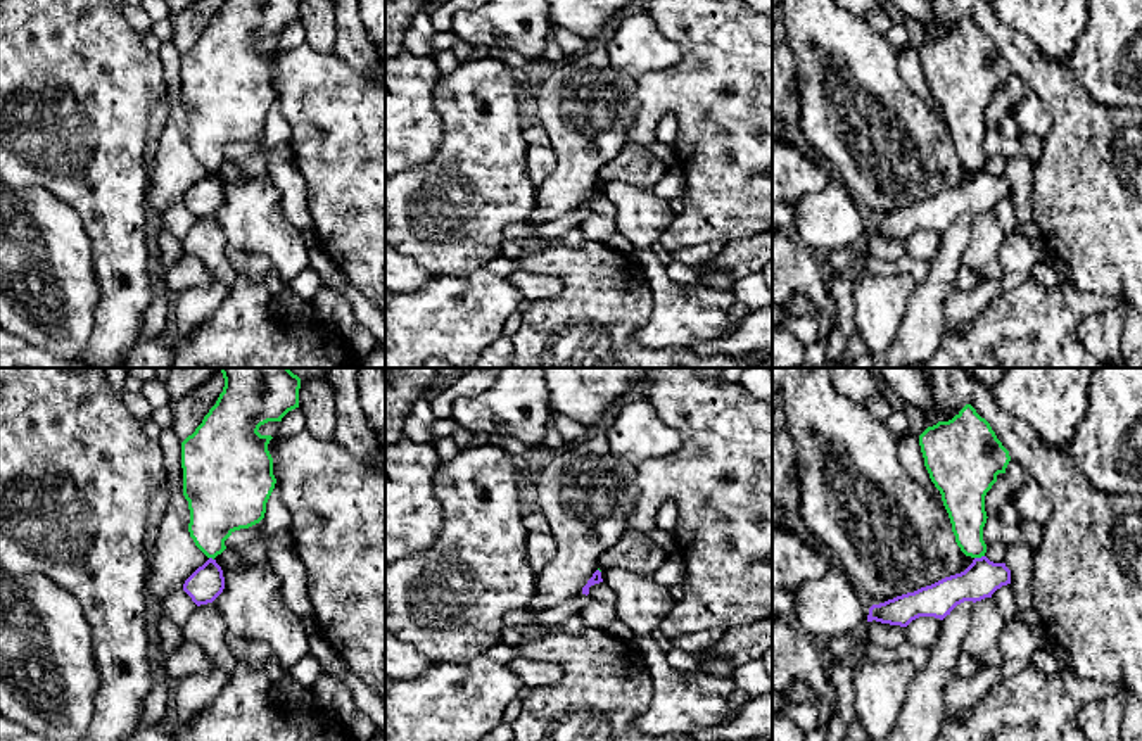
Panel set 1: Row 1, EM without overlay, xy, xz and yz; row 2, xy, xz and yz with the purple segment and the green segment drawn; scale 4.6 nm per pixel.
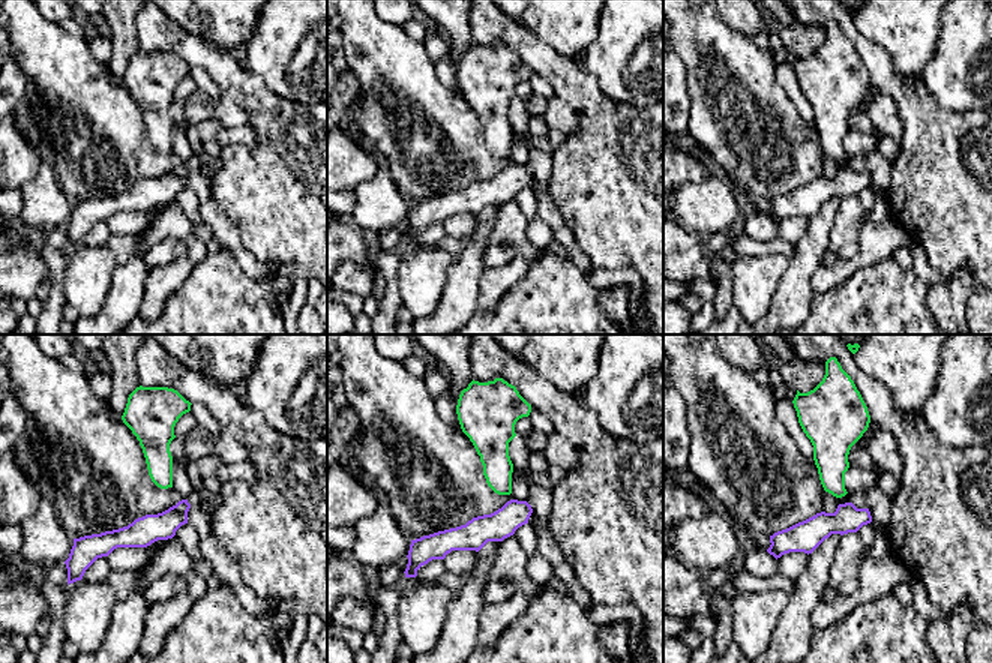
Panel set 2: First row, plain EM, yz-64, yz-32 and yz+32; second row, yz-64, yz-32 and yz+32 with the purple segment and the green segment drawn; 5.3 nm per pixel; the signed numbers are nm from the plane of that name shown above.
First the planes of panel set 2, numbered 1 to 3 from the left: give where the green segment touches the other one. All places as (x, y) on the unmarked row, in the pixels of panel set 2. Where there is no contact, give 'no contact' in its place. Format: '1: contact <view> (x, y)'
1: no contact
2: no contact
3: no contact

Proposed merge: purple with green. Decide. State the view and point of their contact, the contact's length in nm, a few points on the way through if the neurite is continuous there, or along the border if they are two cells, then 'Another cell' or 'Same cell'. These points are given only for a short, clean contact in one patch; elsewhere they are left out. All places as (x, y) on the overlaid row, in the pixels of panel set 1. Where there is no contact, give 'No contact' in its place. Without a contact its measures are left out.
Touches purple at yz (978, 558). Shared border 50 nm. Boundary: yz (983, 555), (975, 558). Another cell

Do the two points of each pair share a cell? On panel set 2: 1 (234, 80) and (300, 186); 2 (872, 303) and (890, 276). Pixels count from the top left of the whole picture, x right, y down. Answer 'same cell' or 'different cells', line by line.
1: same cell
2: same cell

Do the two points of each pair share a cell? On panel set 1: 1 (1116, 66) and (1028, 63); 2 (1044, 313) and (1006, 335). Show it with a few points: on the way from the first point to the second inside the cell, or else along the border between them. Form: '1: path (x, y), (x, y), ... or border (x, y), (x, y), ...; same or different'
1: border (1066, 63), (1092, 99); different
2: path (1035, 322), (1021, 335), (1015, 335); same

